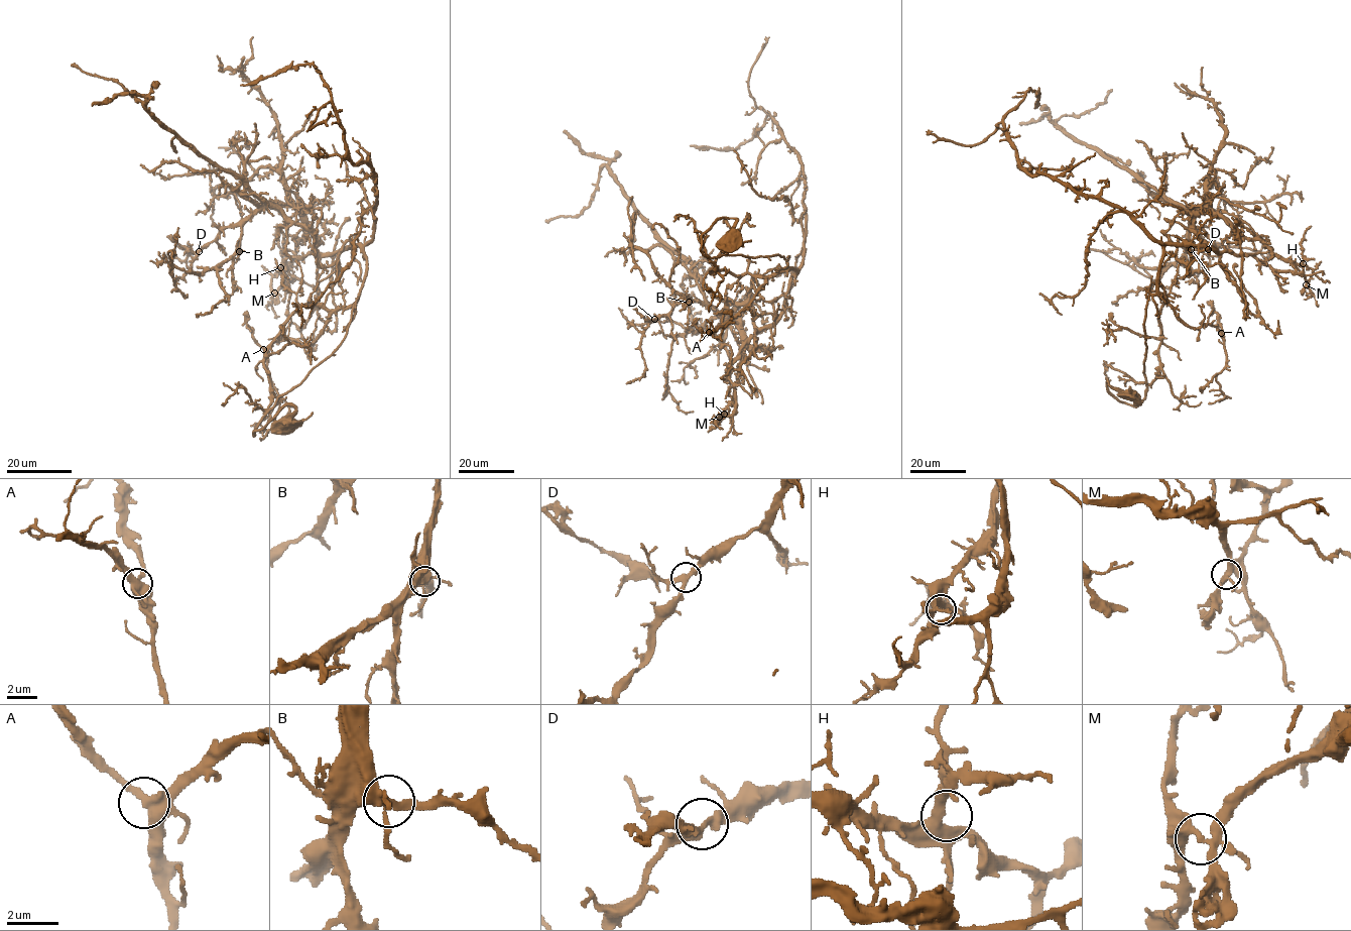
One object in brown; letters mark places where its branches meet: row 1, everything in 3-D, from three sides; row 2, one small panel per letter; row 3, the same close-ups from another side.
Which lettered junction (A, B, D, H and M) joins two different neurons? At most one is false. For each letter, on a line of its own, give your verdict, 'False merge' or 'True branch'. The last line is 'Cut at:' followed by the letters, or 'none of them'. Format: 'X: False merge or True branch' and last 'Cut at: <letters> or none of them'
A: True branch
B: True branch
D: True branch
H: True branch
M: False merge
Cut at: M

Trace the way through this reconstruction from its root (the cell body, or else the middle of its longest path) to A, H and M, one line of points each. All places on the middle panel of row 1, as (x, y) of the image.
A: (728, 243), (736, 219), (720, 218), (701, 251), (778, 254), (787, 267), (709, 332)
H: (728, 243), (736, 219), (720, 218), (701, 251), (778, 254), (796, 272), (783, 313), (726, 371), (724, 414)
M: (728, 243), (720, 218), (701, 251), (796, 272), (728, 365), (719, 417)

